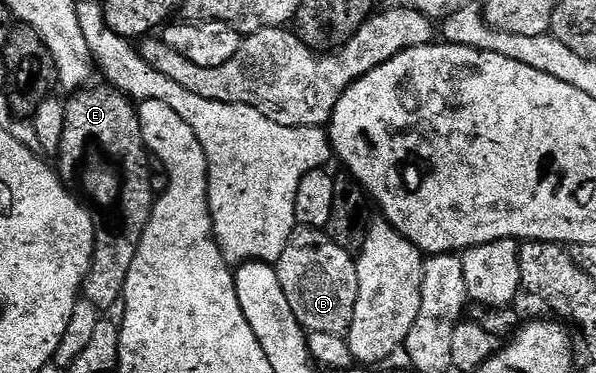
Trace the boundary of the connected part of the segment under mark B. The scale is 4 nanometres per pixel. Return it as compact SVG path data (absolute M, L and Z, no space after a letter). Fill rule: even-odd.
M296 226L291 234L289 245L285 245L285 253L281 253L279 262L274 264L277 277L281 281L281 289L285 289L285 297L293 308L293 317L302 325L303 330L310 333L333 333L346 336L353 325L353 309L357 305L357 265L356 256L352 252L341 249L337 241L327 235L326 230L318 227Z

